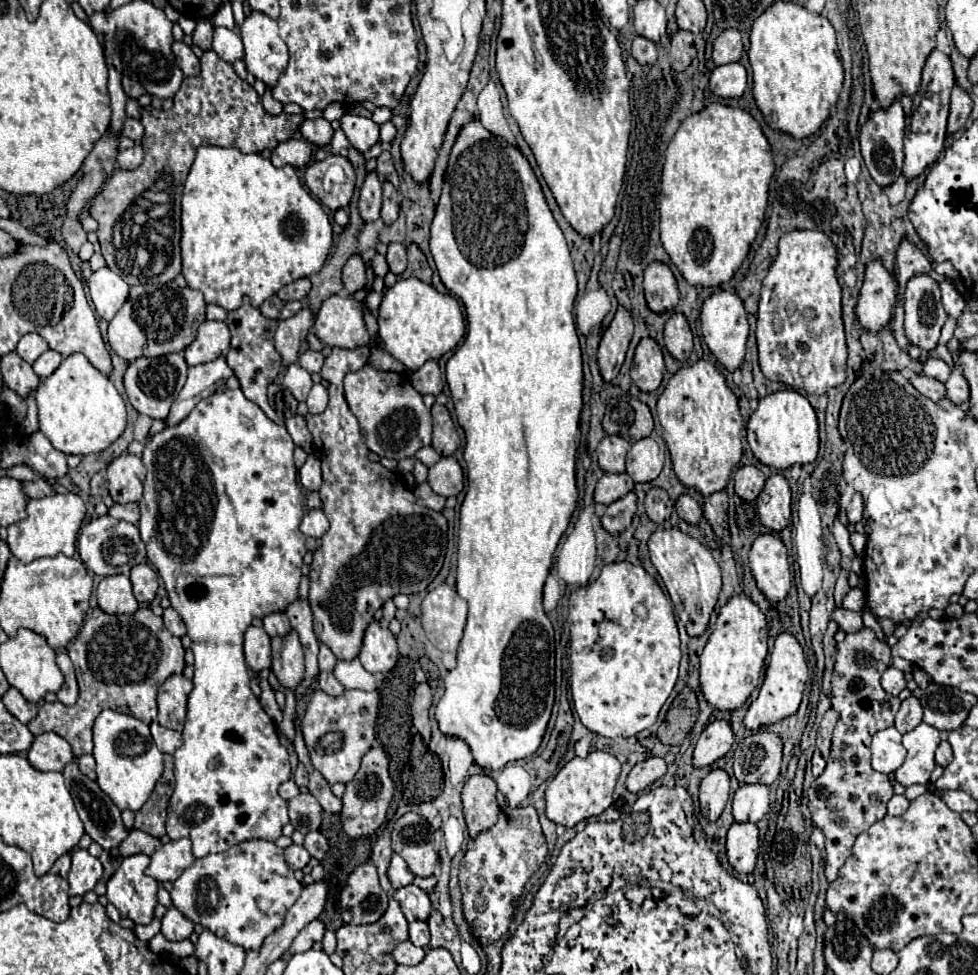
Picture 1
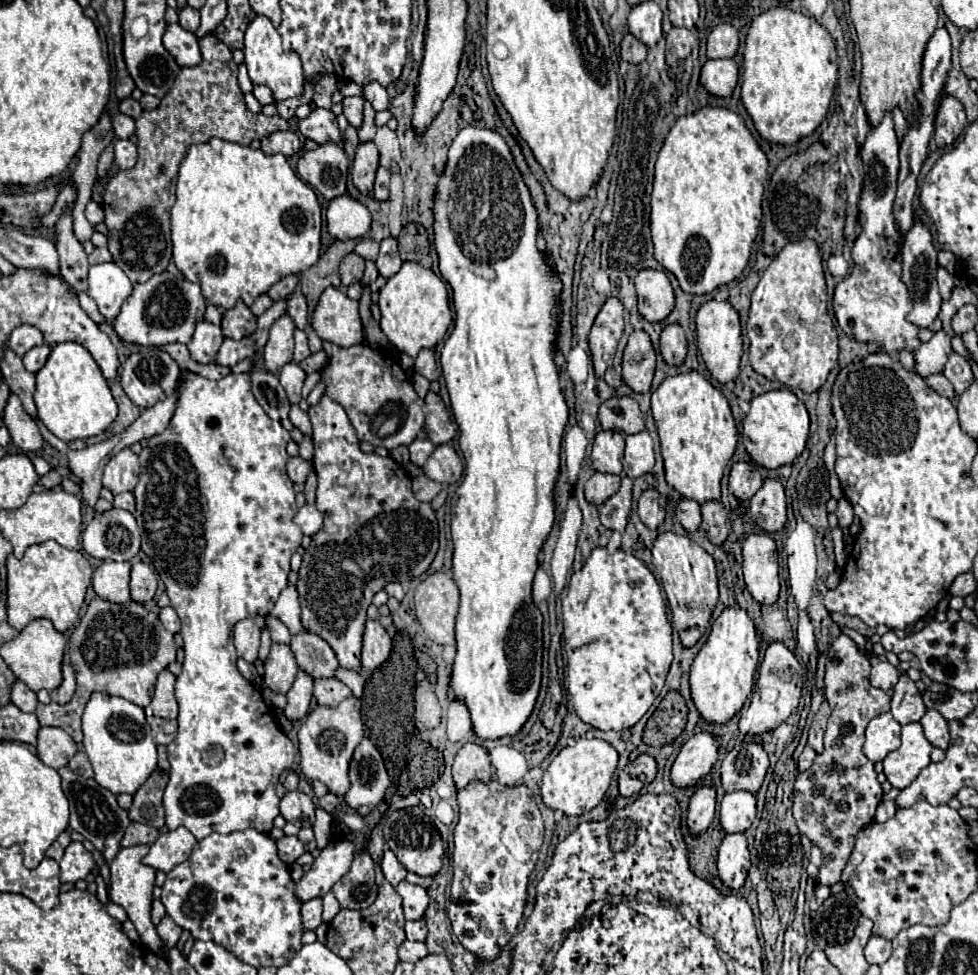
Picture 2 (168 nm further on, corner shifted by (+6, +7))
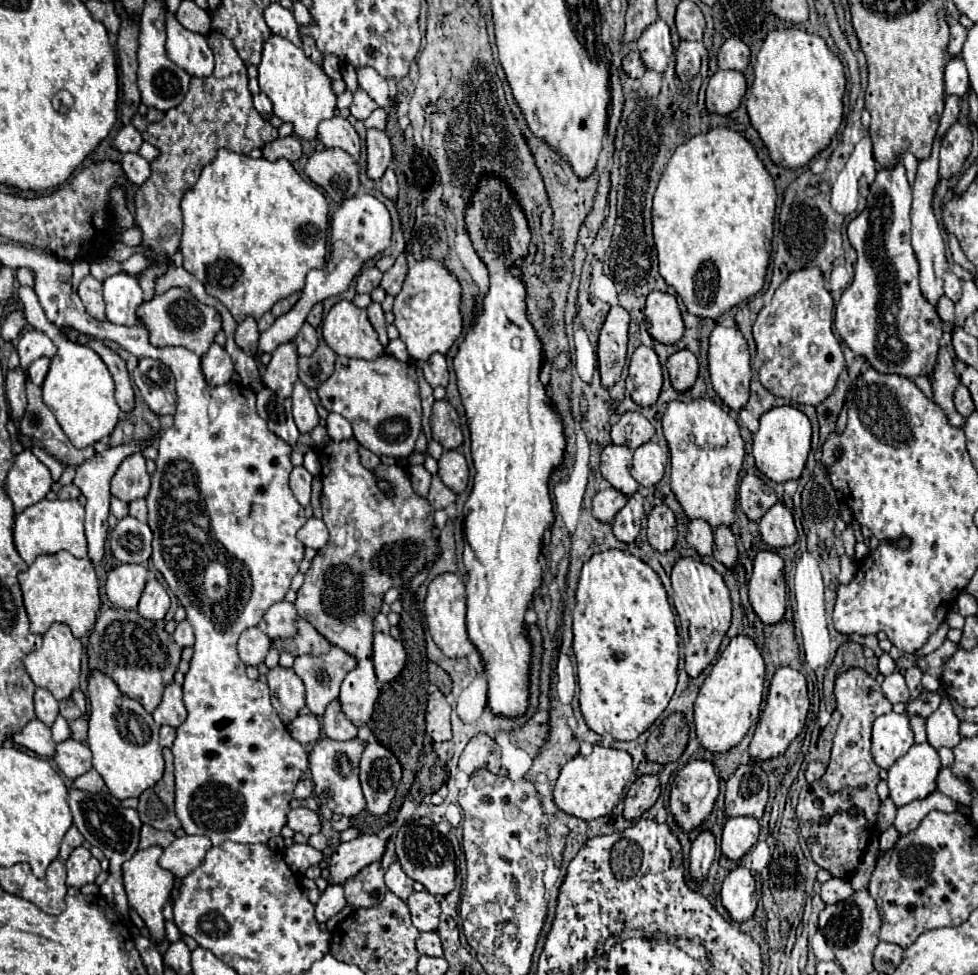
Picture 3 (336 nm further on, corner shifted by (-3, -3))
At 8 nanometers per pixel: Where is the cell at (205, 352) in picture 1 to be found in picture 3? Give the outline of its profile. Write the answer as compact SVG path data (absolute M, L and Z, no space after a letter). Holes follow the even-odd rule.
M216 342L210 346L210 350L202 356L202 372L210 386L220 386L230 380L234 372L234 364L224 346Z

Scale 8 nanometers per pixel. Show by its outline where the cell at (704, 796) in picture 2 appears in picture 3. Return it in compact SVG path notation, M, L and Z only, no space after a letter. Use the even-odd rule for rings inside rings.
M702 830L692 842L690 850L690 872L694 878L704 880L708 876L710 864L714 860L714 850L716 850L716 838L712 830Z

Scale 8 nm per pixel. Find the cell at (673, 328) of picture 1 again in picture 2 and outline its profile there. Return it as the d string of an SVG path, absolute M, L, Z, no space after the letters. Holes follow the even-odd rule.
M671 324L661 332L661 356L671 366L681 366L687 356L685 332L679 324Z

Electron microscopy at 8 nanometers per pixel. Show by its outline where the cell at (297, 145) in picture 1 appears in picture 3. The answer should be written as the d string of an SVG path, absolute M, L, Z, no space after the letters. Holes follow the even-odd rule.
M286 136L286 138L278 138L278 140L270 142L270 144L266 144L262 148L262 152L264 152L264 158L270 160L270 162L274 162L278 158L286 158L290 162L296 162L302 156L302 146L300 146L298 138Z

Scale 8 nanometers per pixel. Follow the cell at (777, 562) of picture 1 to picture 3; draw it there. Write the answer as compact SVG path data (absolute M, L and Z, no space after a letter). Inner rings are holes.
M762 550L754 558L754 572L748 582L748 598L764 624L776 624L786 610L784 560L774 550Z

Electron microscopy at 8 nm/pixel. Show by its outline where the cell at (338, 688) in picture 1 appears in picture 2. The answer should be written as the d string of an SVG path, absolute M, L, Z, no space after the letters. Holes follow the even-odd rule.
M329 678L329 680L315 680L315 700L319 706L339 706L339 702L343 702L345 698L351 696L351 690L339 682L337 678Z

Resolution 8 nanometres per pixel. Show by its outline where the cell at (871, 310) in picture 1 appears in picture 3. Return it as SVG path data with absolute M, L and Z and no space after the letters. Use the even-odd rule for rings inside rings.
M896 162L892 168L880 168L874 184L870 184L866 208L848 224L848 238L858 252L858 260L854 266L854 282L836 304L834 326L846 346L854 354L864 356L878 372L900 374L912 380L932 372L932 360L936 360L938 340L942 338L942 320L920 292L918 264L910 246L910 204L912 188L906 180L904 164Z

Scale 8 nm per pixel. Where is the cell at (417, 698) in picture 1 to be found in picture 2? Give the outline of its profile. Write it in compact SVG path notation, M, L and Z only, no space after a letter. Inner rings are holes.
M423 680L415 690L415 726L419 732L433 730L441 722L441 706L429 684Z

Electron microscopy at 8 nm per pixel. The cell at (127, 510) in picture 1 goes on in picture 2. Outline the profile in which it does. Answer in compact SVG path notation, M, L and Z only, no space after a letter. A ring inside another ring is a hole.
M133 492L115 494L113 506L115 506L115 508L123 508L123 510L129 510L129 512L133 512L133 510L135 510L135 498L133 498Z

